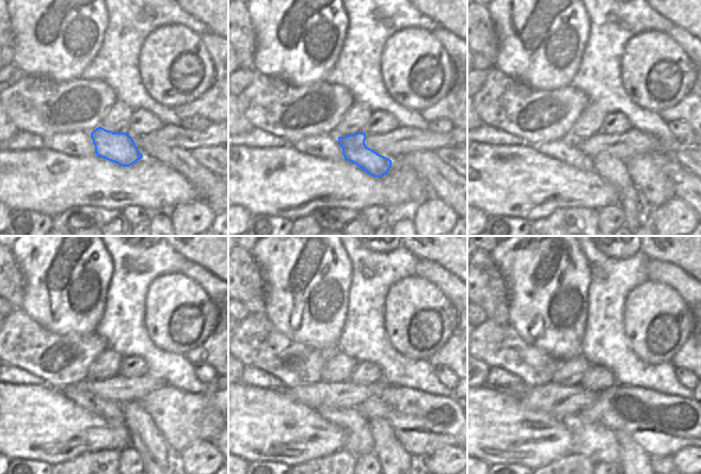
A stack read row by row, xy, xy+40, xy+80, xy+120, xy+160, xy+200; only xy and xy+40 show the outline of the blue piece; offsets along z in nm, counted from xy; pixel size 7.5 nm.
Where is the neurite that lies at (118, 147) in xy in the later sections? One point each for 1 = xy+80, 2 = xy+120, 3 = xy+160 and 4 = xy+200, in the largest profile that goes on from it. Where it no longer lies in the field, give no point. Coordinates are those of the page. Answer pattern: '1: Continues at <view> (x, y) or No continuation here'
1: Continues at xy+80 (611, 169)
2: Continues at xy+120 (144, 436)
3: Continues at xy+160 (391, 453)
4: Continues at xy+200 (631, 453).

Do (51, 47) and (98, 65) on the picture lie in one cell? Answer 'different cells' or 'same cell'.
different cells

